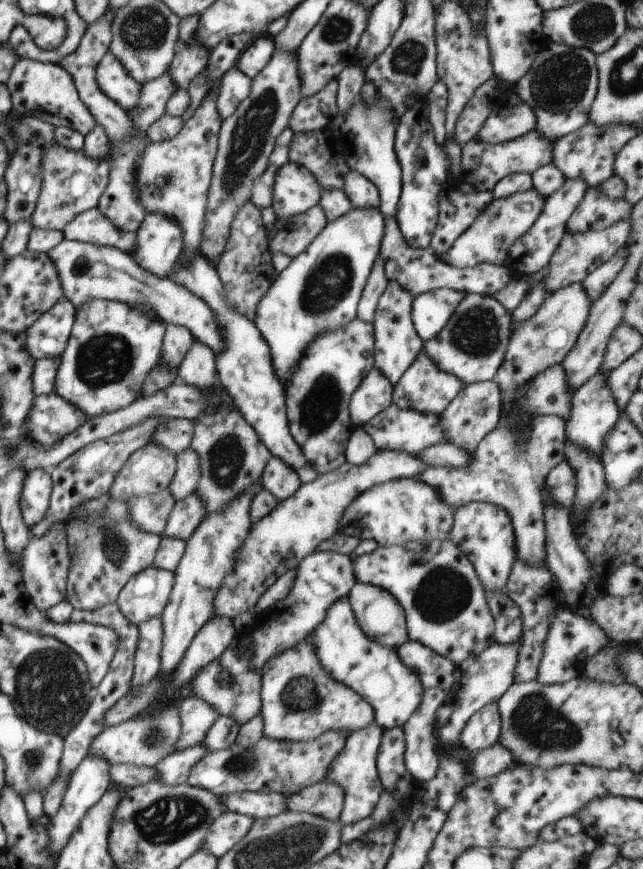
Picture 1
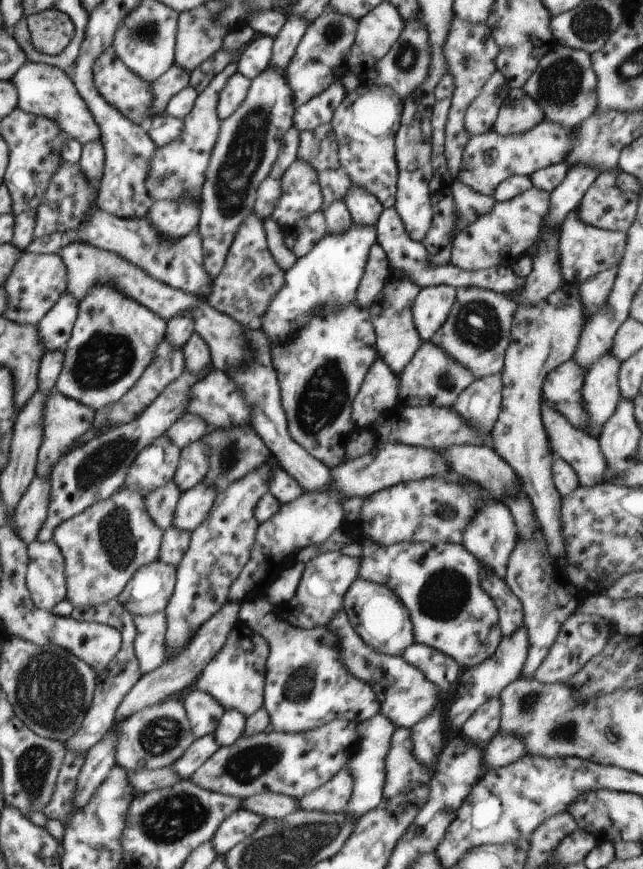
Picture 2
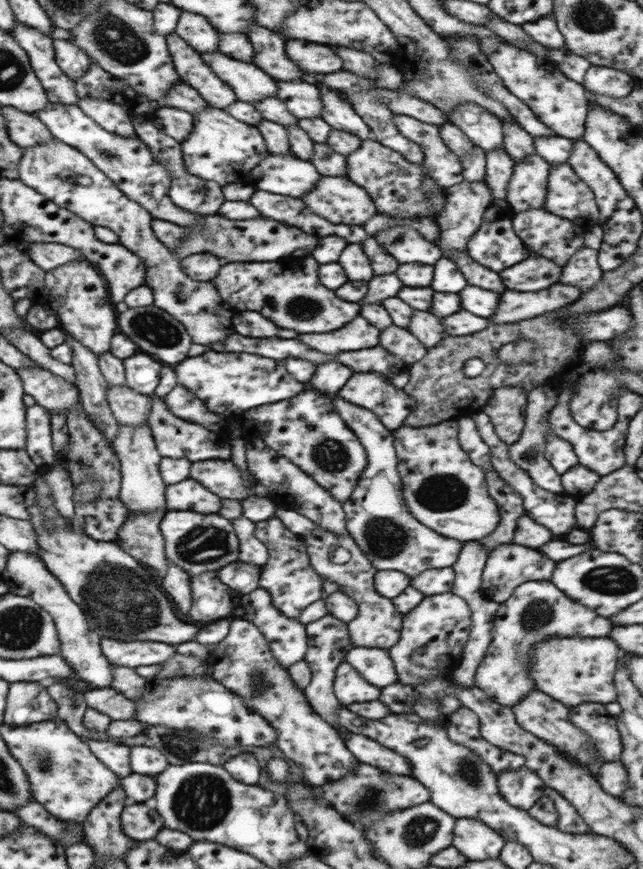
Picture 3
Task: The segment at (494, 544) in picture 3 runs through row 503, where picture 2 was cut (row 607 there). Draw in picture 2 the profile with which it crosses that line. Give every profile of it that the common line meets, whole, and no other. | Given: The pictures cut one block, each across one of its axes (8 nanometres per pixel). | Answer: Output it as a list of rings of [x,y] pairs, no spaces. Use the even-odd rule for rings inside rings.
[[[480,560],[480,586],[492,598],[498,610],[500,630],[502,636],[514,634],[524,622],[523,606],[518,597],[510,590],[504,578],[498,578],[492,570],[488,570]]]

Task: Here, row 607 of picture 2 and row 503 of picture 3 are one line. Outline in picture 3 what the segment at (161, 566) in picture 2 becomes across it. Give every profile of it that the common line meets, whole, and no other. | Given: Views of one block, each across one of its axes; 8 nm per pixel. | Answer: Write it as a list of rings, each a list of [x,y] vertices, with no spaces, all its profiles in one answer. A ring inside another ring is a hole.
[[[122,425],[118,438],[114,440],[113,451],[121,462],[121,485],[120,500],[128,508],[128,517],[130,520],[134,514],[148,514],[165,508],[167,503],[167,483],[162,475],[163,455],[155,443],[154,434],[149,426],[128,426]]]

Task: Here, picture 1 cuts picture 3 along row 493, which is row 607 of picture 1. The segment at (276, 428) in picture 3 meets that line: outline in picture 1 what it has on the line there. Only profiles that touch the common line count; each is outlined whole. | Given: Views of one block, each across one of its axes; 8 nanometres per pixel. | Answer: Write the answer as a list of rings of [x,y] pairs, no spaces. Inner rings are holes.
[[[348,595],[330,605],[326,618],[309,636],[324,670],[328,670],[328,674],[332,674],[336,682],[344,682],[363,695],[374,708],[375,722],[382,728],[403,727],[404,722],[408,722],[408,718],[412,718],[412,714],[420,708],[424,688],[420,684],[418,672],[408,668],[398,658],[395,649],[380,646],[360,630],[348,602]]]

